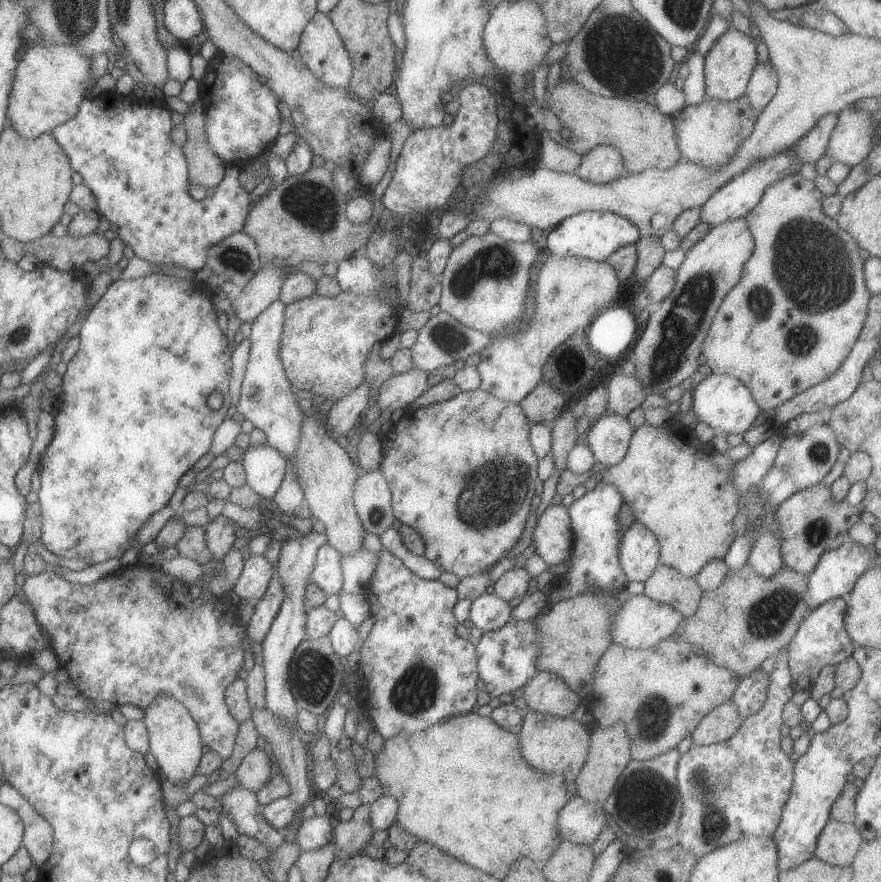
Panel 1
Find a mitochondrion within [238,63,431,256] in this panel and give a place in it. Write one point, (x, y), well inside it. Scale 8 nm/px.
(315, 201)

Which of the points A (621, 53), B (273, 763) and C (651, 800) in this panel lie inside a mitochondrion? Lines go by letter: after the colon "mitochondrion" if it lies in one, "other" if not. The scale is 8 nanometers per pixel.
A: mitochondrion
B: other
C: mitochondrion

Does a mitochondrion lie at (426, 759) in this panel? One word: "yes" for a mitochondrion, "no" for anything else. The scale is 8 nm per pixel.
no

